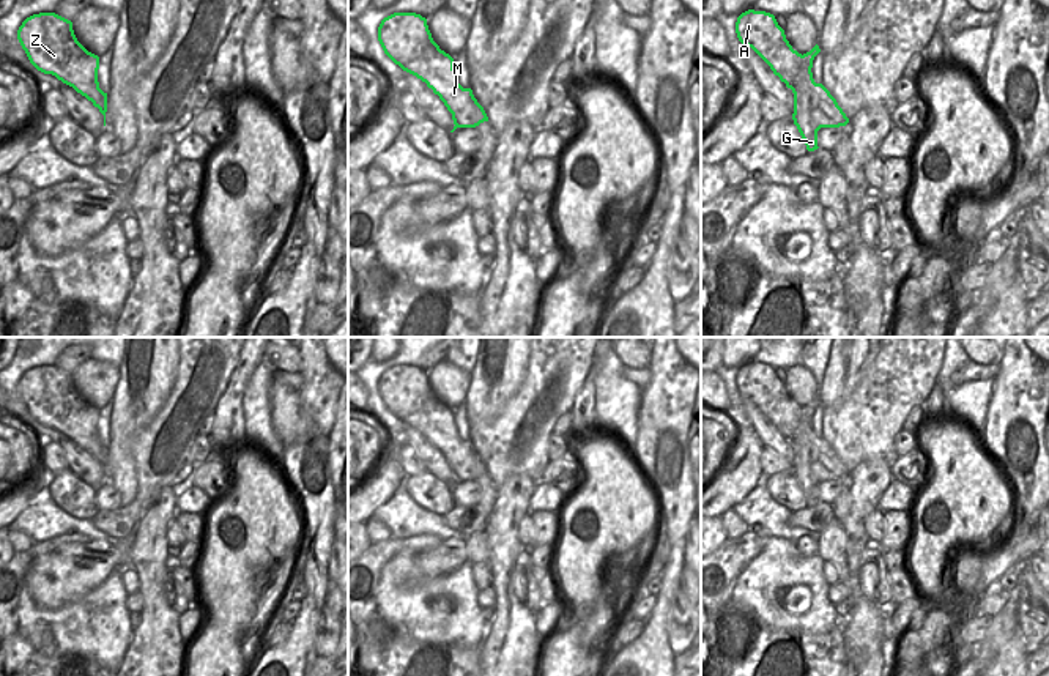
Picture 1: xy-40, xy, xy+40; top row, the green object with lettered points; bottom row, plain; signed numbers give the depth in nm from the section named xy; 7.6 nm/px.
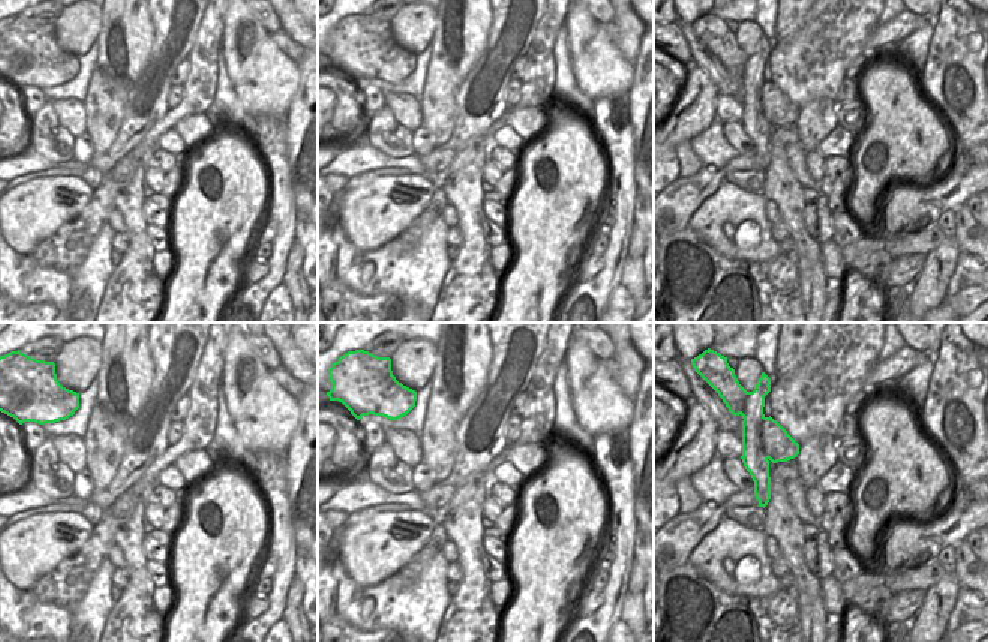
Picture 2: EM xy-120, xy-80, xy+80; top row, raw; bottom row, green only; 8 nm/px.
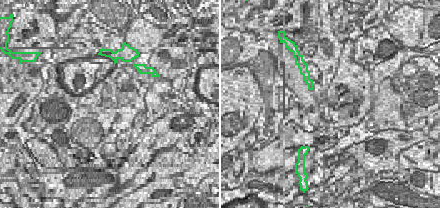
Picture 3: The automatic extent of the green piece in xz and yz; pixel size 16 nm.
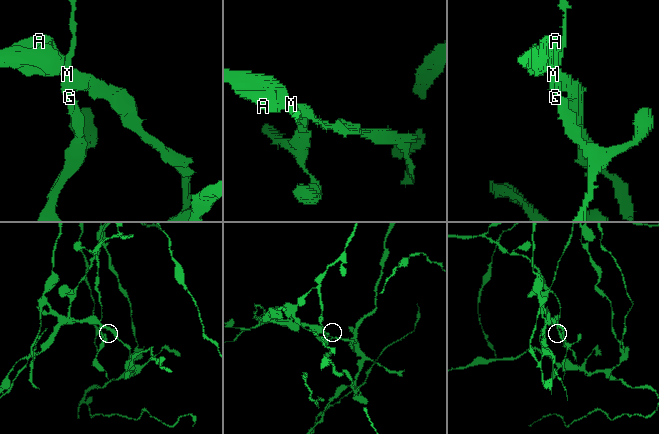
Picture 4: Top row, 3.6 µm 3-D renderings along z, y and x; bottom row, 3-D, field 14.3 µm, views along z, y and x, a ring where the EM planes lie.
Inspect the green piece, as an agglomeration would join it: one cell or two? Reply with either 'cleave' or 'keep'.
cleave

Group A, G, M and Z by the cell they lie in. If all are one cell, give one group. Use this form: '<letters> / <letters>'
A M Z / G

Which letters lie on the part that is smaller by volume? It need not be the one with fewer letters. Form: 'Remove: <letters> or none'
Remove: G

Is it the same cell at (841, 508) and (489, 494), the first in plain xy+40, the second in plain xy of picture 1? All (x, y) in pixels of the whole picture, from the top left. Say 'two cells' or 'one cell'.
one cell

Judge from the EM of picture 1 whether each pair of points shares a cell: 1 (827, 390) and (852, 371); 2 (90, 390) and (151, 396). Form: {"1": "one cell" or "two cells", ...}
{"1": "one cell", "2": "two cells"}

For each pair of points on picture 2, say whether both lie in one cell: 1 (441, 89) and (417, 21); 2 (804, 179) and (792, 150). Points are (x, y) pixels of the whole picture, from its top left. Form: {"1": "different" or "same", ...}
{"1": "different", "2": "same"}

